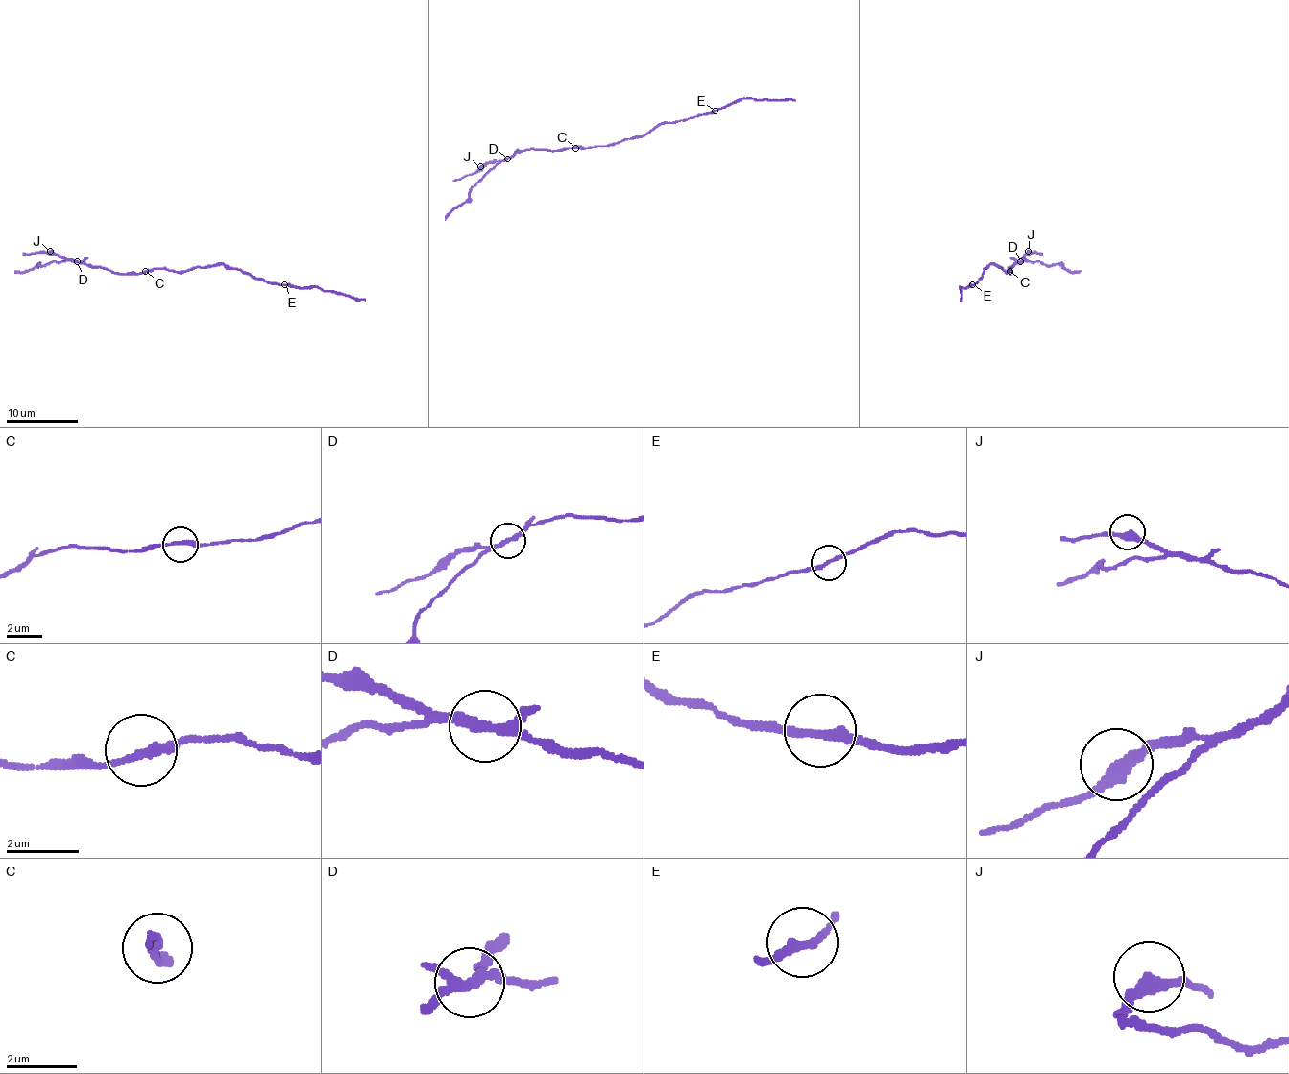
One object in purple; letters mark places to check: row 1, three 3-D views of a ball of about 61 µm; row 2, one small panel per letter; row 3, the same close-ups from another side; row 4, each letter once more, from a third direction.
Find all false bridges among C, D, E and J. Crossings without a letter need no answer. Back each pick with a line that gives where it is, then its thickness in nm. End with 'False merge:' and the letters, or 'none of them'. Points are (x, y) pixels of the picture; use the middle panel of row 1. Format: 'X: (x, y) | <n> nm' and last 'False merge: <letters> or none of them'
D: (507, 158) | 260 nm
False merge: D

